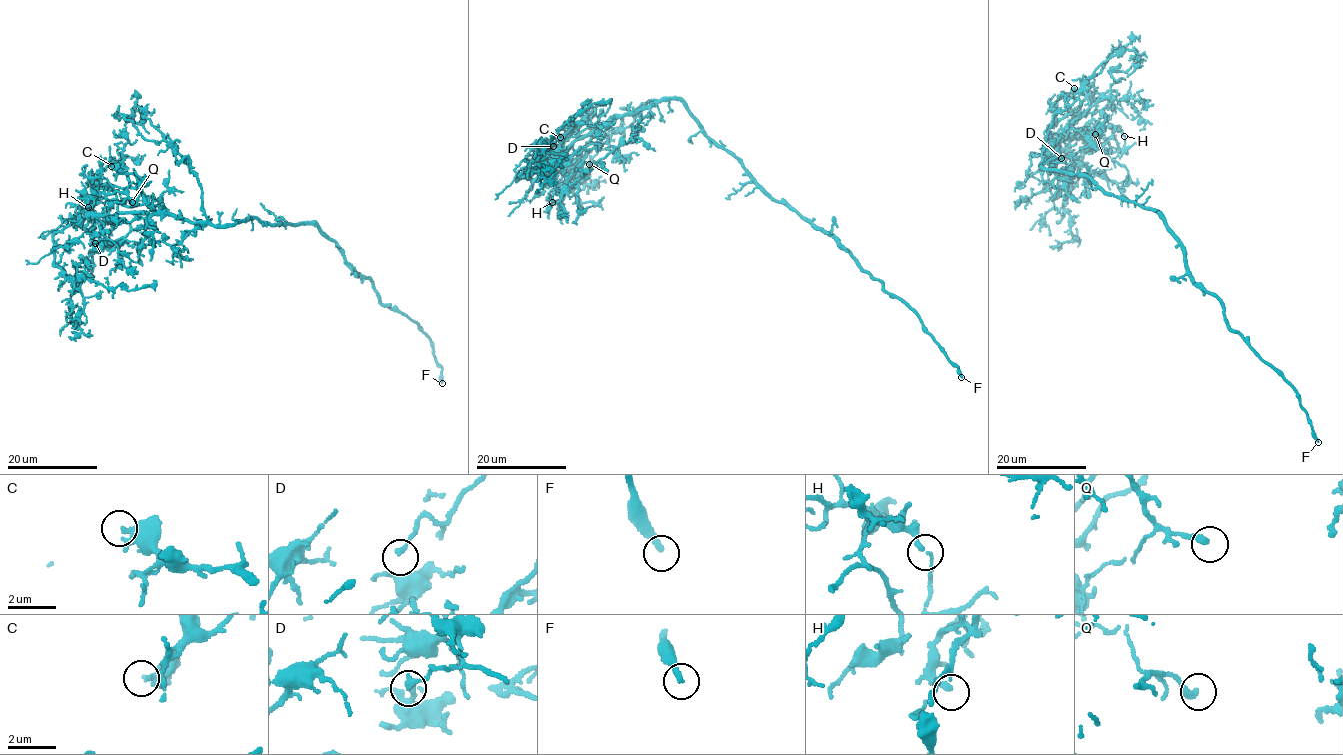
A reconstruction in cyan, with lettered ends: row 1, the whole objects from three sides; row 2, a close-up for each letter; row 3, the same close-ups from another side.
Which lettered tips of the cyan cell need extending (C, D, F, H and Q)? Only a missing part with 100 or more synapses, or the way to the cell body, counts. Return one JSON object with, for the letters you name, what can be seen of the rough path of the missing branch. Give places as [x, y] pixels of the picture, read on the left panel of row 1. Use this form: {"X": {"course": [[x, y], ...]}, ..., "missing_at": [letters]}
{"Q": {"course": [[132, 202], [121, 197], [117, 189], [126, 189], [115, 205], [115, 231]]}, "missing_at": ["F", "Q"]}

